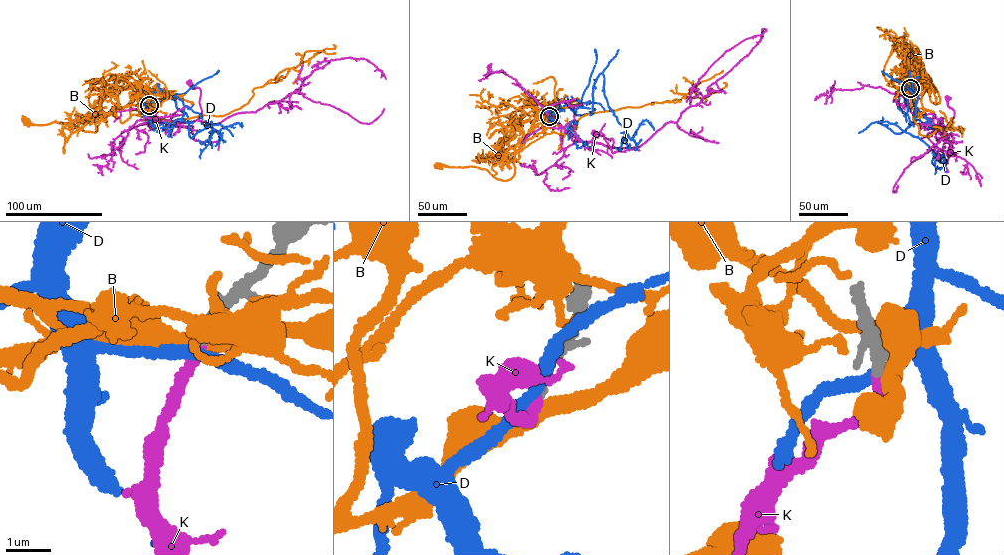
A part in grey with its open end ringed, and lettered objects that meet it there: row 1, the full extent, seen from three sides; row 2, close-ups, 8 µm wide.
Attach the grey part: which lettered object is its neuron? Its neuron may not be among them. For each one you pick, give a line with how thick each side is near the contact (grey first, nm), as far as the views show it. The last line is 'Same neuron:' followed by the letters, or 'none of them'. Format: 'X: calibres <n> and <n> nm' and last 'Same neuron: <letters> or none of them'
K: calibres 240 and 200 nm
Same neuron: K

